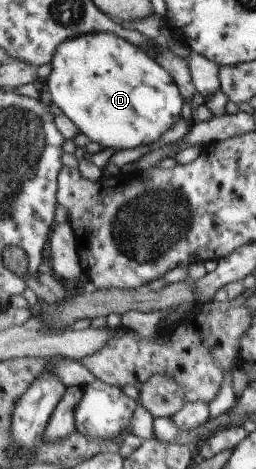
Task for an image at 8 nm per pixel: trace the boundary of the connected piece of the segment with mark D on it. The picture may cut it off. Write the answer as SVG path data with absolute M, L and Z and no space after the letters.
M109 32L85 33L59 44L55 51L46 86L52 103L62 111L81 132L105 148L123 152L137 146L151 146L181 118L184 98L175 78L148 52Z

